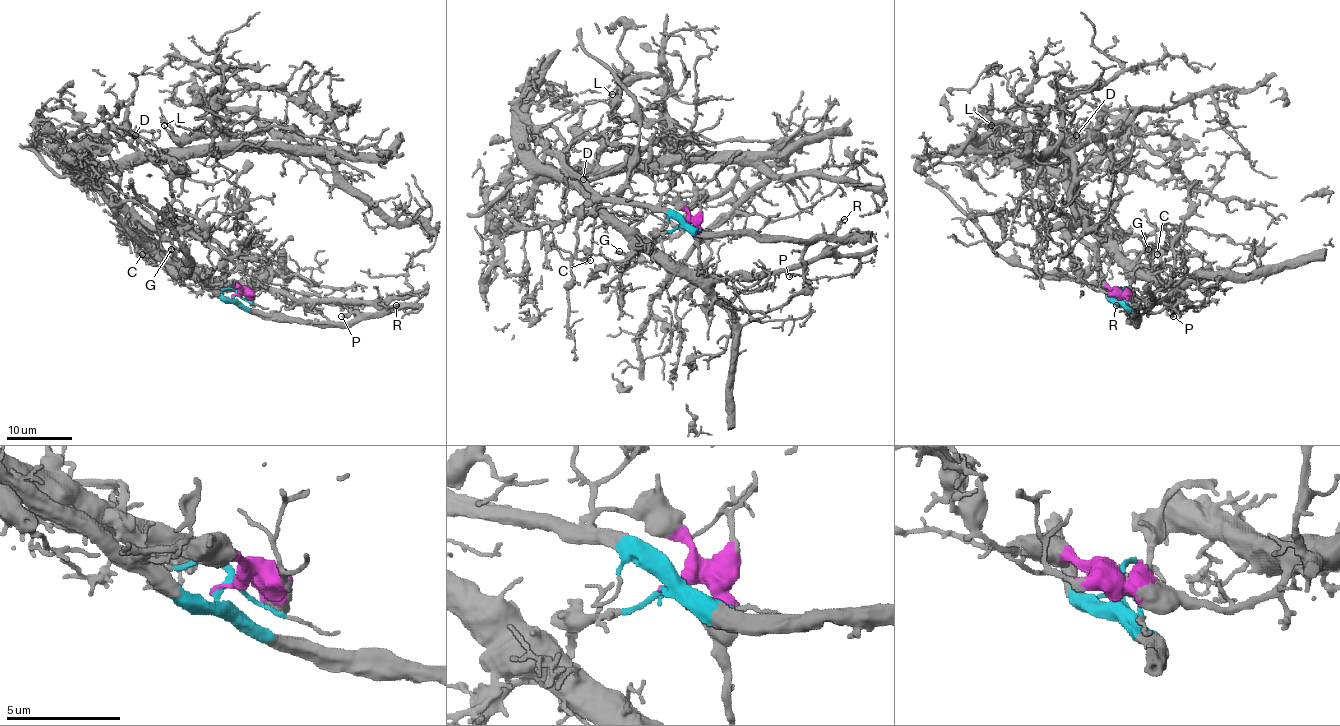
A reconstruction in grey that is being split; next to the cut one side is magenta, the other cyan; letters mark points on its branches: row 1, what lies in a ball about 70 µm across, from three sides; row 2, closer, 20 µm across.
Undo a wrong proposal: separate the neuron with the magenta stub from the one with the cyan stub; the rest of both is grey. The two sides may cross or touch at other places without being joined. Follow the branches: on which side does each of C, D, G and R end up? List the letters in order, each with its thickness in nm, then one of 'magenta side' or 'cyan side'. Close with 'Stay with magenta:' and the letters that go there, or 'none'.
C: calibre 130 nm; cyan side
D: calibre 130 nm; magenta side
G: calibre 180 nm; cyan side
R: calibre 150 nm; cyan side
Stay with magenta: D

